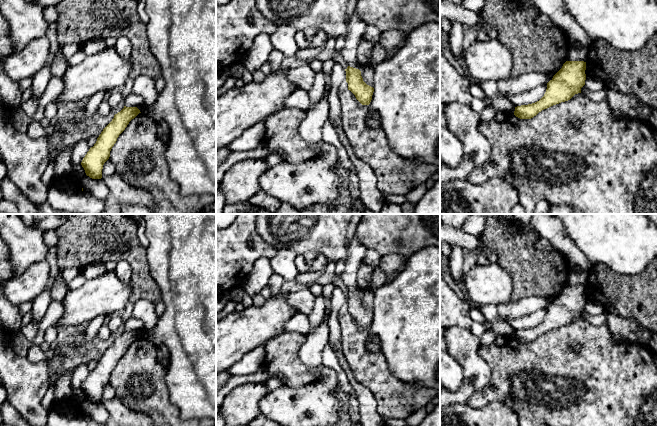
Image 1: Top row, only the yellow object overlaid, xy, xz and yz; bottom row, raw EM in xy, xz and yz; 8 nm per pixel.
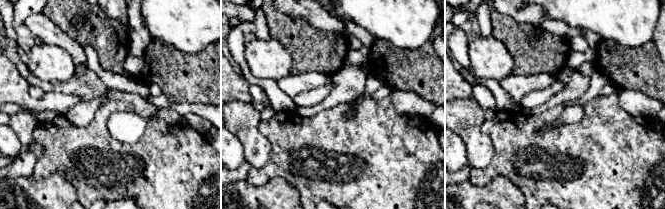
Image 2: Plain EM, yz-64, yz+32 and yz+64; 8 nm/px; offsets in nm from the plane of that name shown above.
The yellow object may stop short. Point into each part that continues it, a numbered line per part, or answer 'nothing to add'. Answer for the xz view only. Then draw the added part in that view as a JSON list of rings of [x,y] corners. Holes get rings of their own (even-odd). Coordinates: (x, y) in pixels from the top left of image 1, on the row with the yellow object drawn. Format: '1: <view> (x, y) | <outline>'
nothing to add

